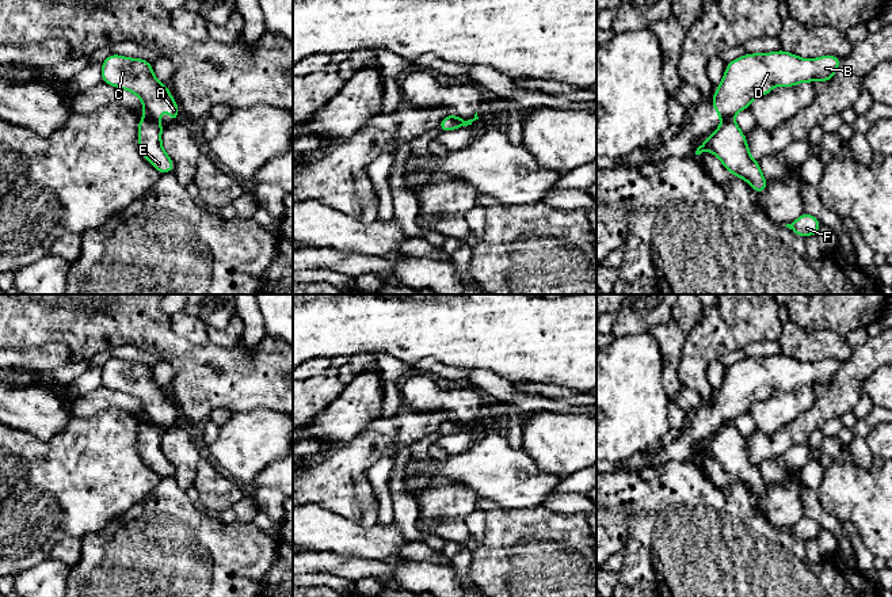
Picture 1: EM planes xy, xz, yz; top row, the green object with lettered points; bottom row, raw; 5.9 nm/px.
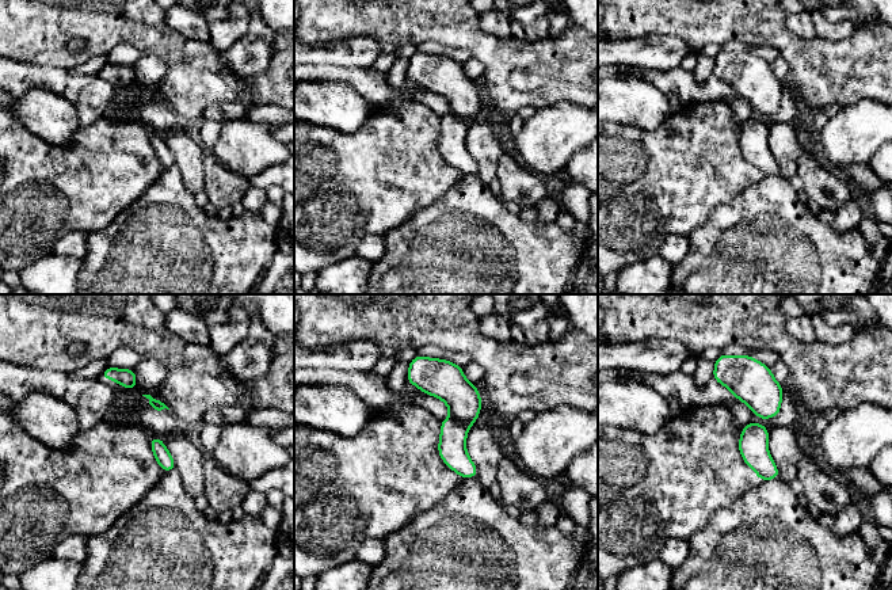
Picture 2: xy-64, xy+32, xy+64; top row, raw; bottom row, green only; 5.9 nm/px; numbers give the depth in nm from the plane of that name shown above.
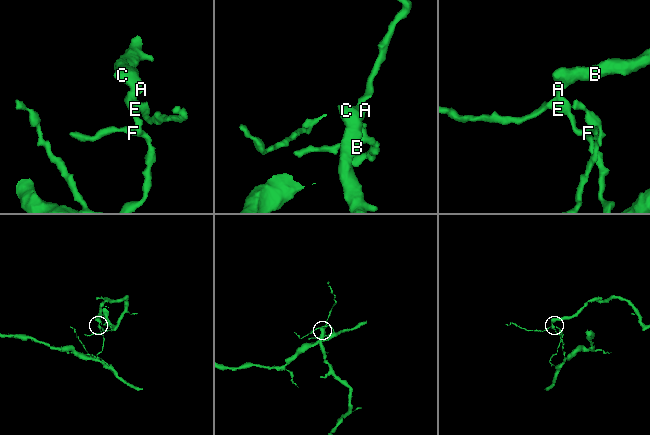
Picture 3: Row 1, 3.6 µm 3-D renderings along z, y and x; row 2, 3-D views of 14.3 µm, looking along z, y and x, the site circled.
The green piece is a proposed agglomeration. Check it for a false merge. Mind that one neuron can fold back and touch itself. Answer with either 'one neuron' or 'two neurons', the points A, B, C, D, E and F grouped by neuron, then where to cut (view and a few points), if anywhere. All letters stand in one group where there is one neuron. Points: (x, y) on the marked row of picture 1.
two neurons; groups A B C D / E F; cut xy (145, 113), (157, 122)

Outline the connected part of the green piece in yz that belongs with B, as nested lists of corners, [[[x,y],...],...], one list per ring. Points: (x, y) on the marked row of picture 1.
[[[778,50],[774,53],[747,53],[727,62],[725,75],[710,99],[716,114],[727,121],[736,113],[750,107],[756,96],[767,95],[774,85],[793,87],[803,81],[828,81],[835,75],[840,58],[820,56],[804,60]]]

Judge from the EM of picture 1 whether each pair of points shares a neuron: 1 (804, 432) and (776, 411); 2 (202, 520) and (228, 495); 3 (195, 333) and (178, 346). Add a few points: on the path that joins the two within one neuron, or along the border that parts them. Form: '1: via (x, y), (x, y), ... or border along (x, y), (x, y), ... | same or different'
1: border along (815, 400), (791, 422), (772, 433), (762, 433) | different
2: border along (199, 506), (214, 514) | different
3: border along (170, 315), (178, 335), (208, 341) | different

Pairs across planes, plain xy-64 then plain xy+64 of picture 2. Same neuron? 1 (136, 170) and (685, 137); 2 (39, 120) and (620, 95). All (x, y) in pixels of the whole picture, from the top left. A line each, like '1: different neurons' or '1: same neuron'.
1: same neuron
2: same neuron

